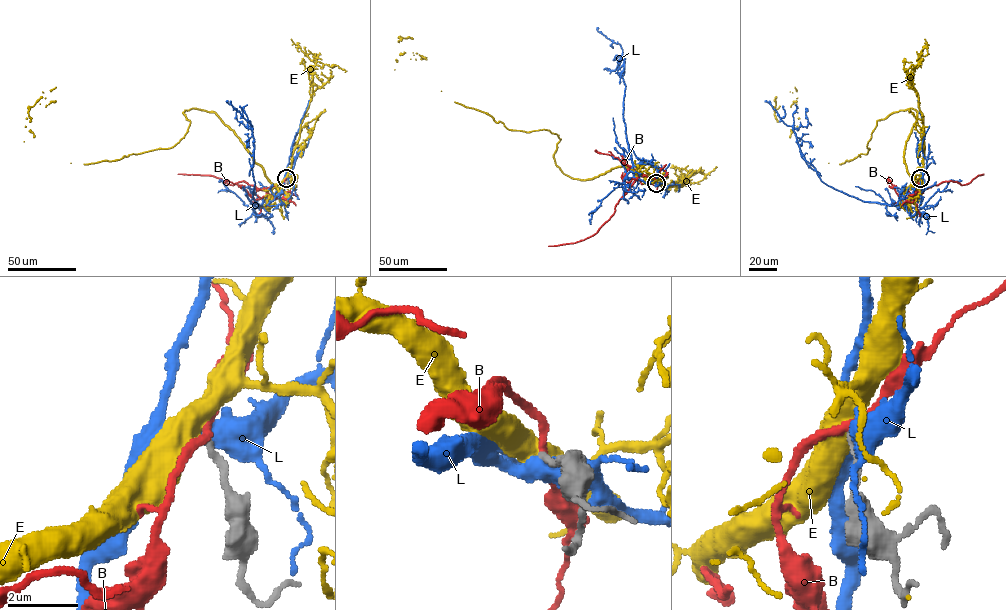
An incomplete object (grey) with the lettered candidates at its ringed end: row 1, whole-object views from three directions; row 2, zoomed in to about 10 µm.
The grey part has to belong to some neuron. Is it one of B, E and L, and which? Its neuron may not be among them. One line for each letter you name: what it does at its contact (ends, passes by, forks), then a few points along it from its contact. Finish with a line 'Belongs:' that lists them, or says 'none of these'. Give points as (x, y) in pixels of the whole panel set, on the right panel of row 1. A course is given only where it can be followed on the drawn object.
E: it passes by; course (920, 178), (914, 184), (904, 161), (915, 109), (878, 120), (867, 153), (840, 164), (778, 121), (776, 97)
Belongs: E

